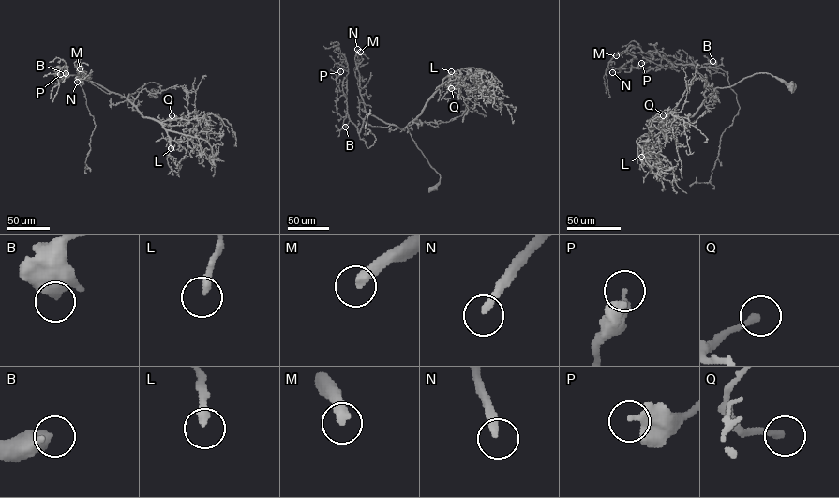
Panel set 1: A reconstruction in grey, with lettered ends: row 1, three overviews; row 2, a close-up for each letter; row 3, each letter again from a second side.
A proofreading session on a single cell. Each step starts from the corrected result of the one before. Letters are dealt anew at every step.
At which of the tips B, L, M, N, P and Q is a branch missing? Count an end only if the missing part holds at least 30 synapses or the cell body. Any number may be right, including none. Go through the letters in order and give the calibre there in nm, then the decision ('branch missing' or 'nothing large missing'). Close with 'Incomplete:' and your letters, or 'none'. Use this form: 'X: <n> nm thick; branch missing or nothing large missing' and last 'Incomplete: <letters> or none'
B: 550 nm thick; nothing large missing
L: 260 nm thick; branch missing
M: 400 nm thick; branch missing
N: 280 nm thick; branch missing
P: 300 nm thick; nothing large missing
Q: 220 nm thick; nothing large missing
Incomplete: L, M, N

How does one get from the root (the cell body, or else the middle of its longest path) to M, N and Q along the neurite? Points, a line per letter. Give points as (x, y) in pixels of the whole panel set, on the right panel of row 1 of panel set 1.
M: (792, 88), (771, 74), (756, 72), (712, 92), (716, 90), (693, 65), (677, 64), (634, 45), (616, 55)
N: (792, 88), (756, 72), (712, 92), (693, 65), (664, 58), (653, 67), (612, 72)
Q: (792, 88), (771, 74), (756, 72), (732, 85), (716, 87), (692, 115), (660, 123), (655, 120), (663, 115)

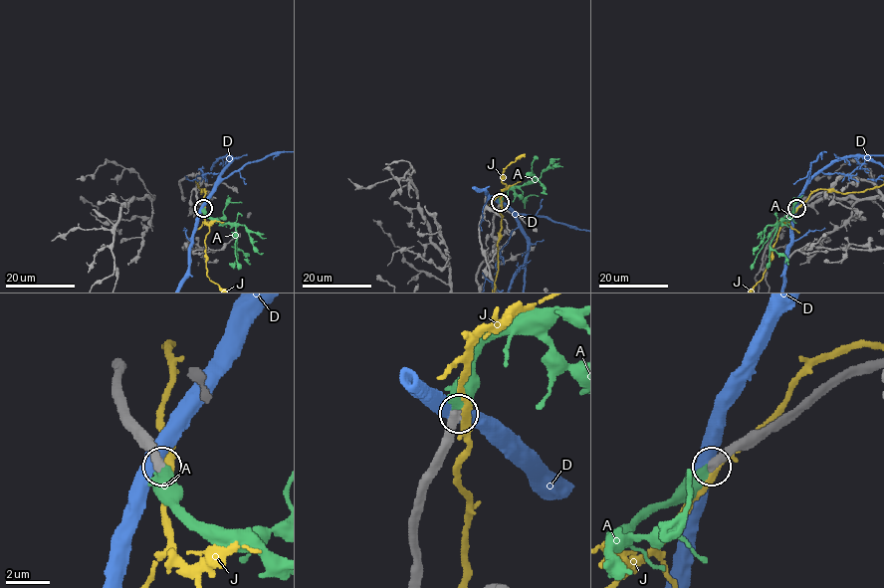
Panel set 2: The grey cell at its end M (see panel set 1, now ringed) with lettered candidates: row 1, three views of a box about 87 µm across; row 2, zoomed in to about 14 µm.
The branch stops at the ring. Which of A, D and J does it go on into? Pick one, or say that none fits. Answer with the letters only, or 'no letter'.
A

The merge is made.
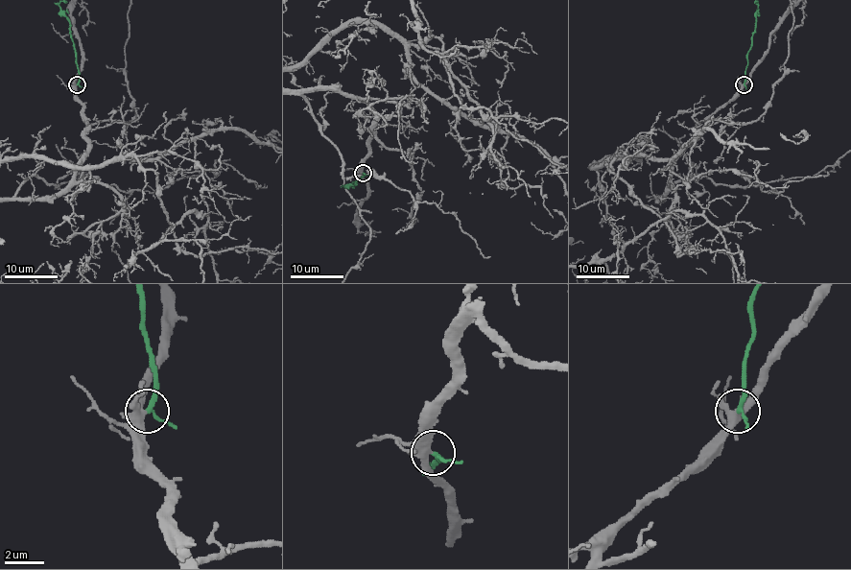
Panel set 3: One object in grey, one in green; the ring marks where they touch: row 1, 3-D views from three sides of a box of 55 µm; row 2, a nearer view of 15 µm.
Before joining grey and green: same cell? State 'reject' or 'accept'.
accept

